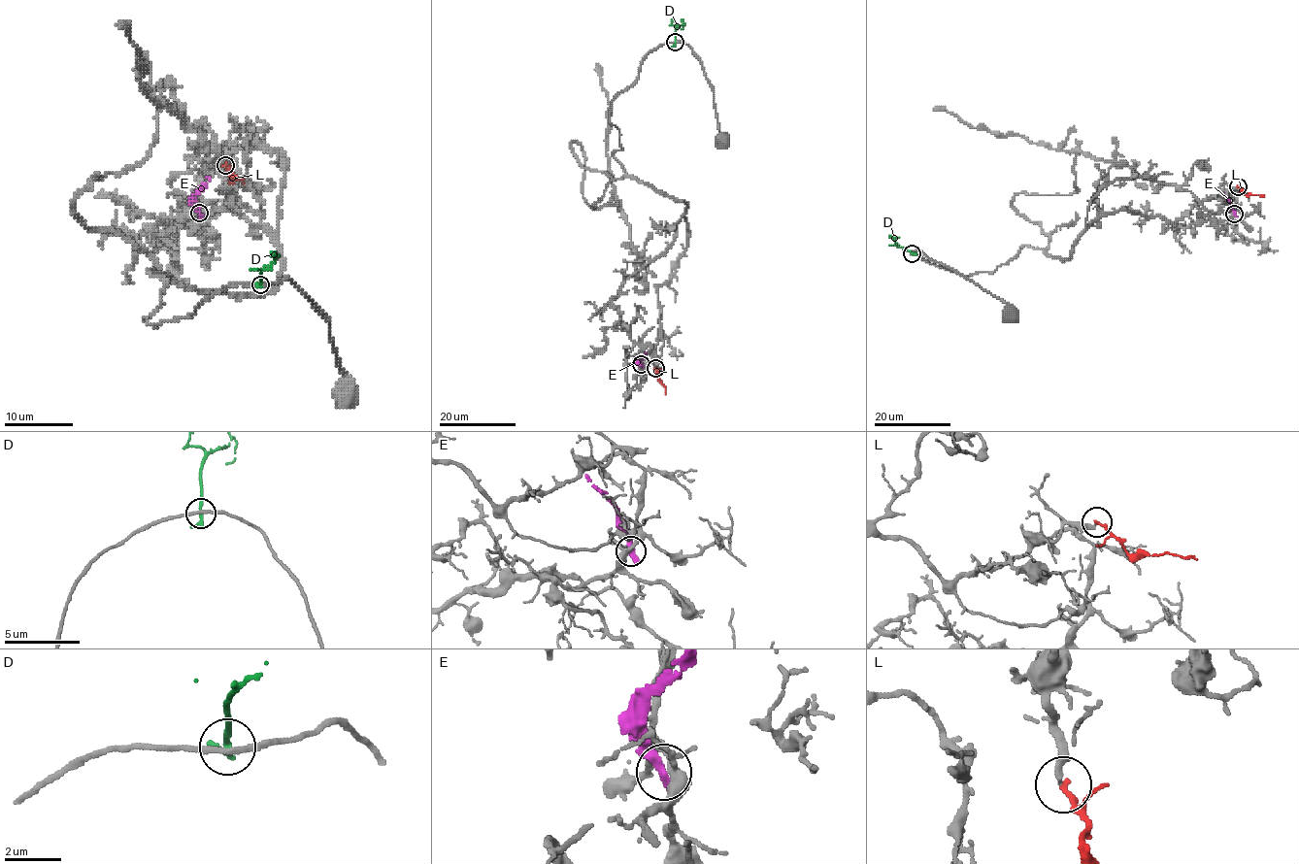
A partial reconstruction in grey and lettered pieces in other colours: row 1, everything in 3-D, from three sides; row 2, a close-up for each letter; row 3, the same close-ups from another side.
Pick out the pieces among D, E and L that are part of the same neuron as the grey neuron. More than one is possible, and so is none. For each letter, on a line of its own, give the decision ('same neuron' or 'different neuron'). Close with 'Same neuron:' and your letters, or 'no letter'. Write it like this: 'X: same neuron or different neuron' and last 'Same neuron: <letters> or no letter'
D: different neuron
E: different neuron
L: same neuron
Same neuron: L

